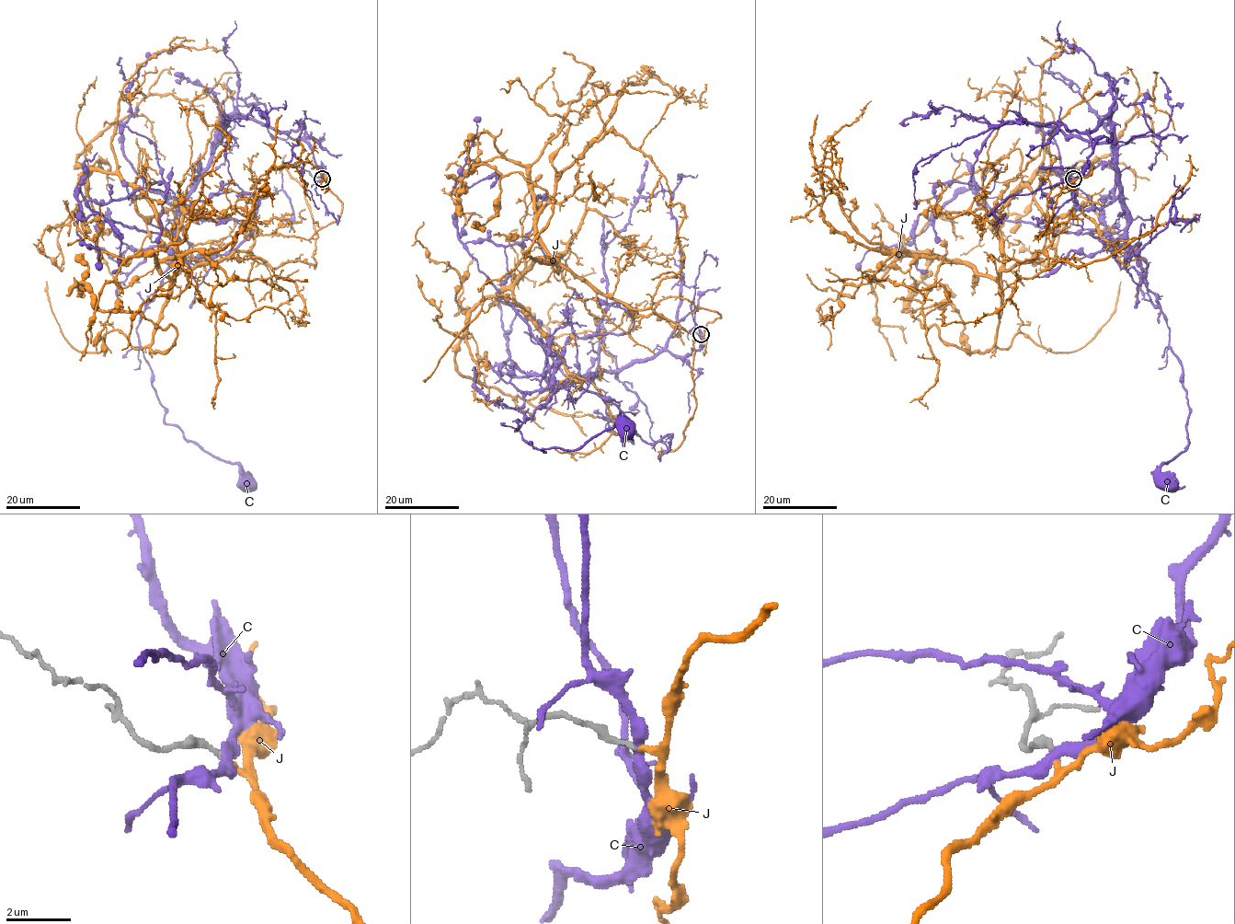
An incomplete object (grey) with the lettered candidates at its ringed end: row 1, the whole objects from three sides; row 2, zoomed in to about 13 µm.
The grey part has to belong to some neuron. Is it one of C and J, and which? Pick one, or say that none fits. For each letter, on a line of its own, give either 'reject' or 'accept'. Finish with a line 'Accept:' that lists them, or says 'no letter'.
C: reject
J: accept
Accept: J

